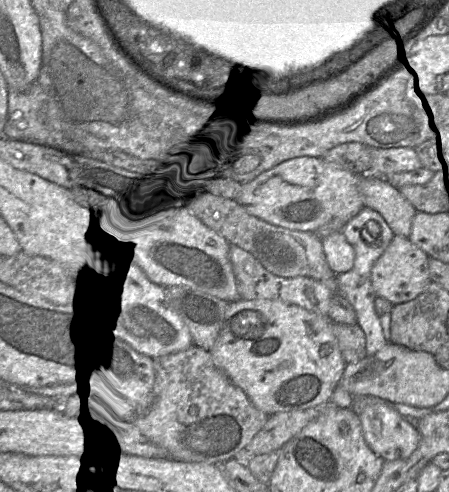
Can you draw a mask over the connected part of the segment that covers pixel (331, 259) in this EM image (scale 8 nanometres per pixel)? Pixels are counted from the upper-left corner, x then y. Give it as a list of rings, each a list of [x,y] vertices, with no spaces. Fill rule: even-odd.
[[[332,233],[331,235],[319,239],[325,260],[333,274],[346,272],[352,268],[355,251],[346,241],[341,233]]]

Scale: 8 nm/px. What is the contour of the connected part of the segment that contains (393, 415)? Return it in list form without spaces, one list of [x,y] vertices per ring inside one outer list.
[[[354,396],[352,409],[361,422],[363,437],[368,447],[385,461],[406,459],[417,448],[420,434],[412,419],[403,417],[386,400],[373,396]]]

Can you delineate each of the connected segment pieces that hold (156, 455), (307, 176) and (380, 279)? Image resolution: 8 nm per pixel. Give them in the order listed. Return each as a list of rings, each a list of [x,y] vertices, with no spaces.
[[[195,344],[190,347],[160,356],[155,359],[156,378],[154,385],[155,401],[145,417],[137,417],[133,424],[149,441],[161,445],[153,448],[138,445],[132,455],[147,459],[174,459],[183,462],[203,462],[223,464],[234,459],[253,437],[262,429],[269,415],[257,409],[247,395],[234,385],[213,363],[210,350]]]
[[[297,157],[264,171],[252,182],[240,187],[233,198],[249,215],[270,225],[289,231],[316,233],[318,229],[332,220],[345,220],[346,224],[360,211],[361,203],[356,190],[355,176],[362,175],[354,175],[353,172],[335,164],[323,162],[319,158]]]
[[[394,235],[382,255],[371,268],[371,283],[377,297],[383,297],[392,305],[412,300],[432,282],[427,272],[428,255],[412,244],[407,237]]]

